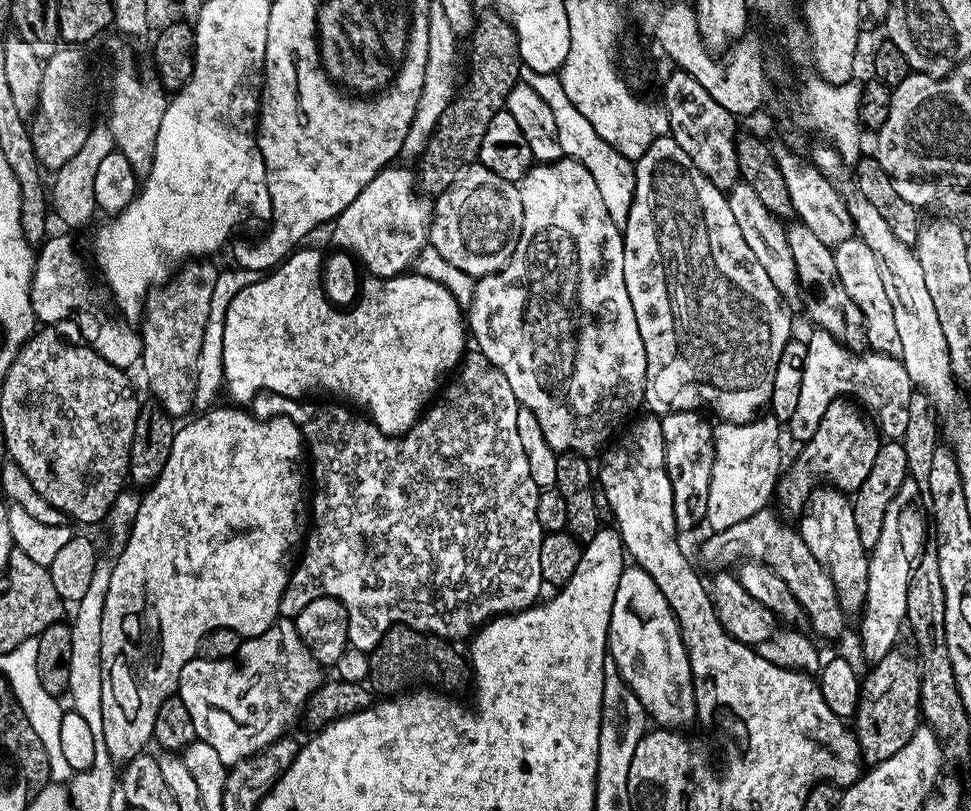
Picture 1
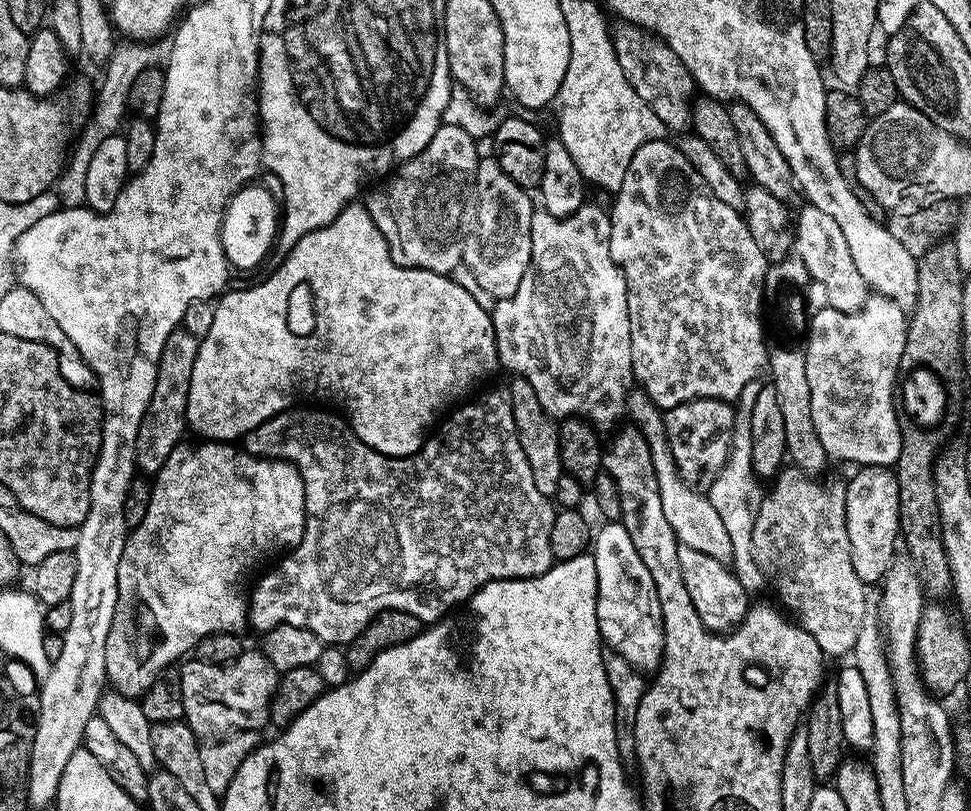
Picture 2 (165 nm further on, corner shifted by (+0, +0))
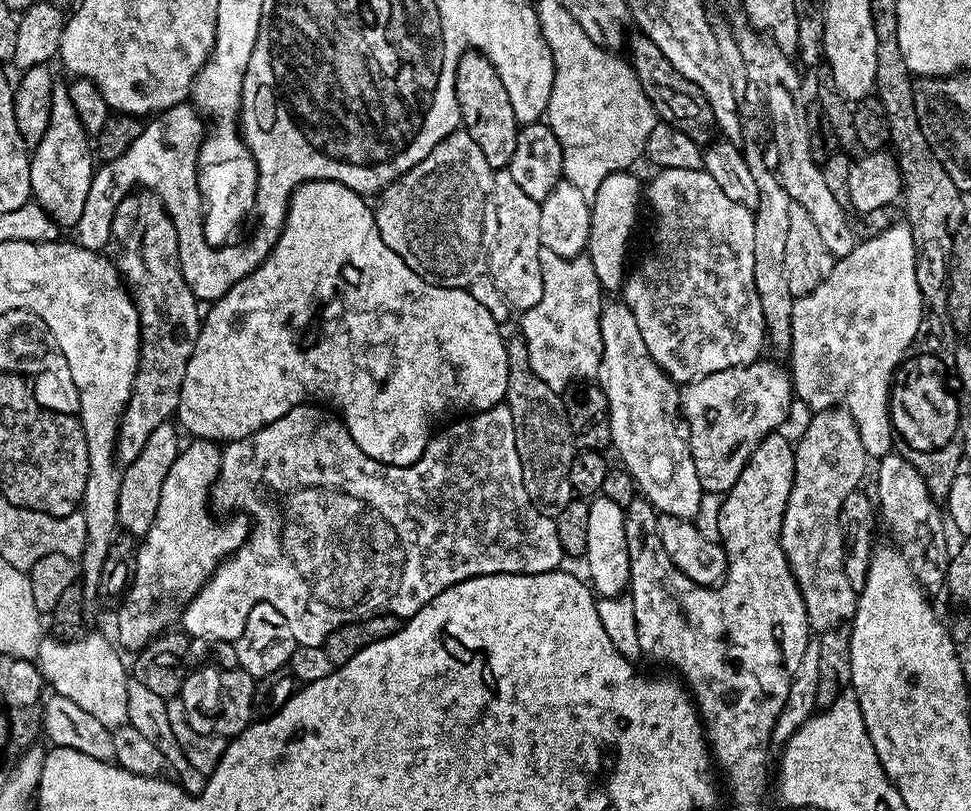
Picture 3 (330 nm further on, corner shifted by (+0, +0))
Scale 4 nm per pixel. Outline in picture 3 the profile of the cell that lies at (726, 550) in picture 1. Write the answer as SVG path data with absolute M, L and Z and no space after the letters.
M837 406L835 408L825 408L817 411L816 416L808 424L808 436L804 436L799 441L795 441L794 447L796 449L796 461L794 462L794 482L790 490L790 498L786 502L786 514L782 518L782 530L780 531L780 545L783 553L786 554L787 564L794 574L795 581L798 582L799 592L802 594L803 604L806 606L808 625L816 632L827 632L836 627L841 627L849 623L853 614L856 612L856 597L858 595L857 589L850 585L850 580L846 577L845 572L845 558L844 558L844 535L840 529L840 511L842 510L842 502L846 502L846 494L857 491L861 487L860 479L864 476L864 471L867 470L868 464L870 468L870 457L866 454L865 447L862 446L862 438L858 434L858 426L854 422L854 418L849 412L844 411L843 408Z

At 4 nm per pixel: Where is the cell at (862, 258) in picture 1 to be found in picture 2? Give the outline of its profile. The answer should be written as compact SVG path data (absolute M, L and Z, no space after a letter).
M804 206L800 212L800 217L794 220L794 252L798 259L804 263L804 268L808 271L809 277L813 281L824 284L825 301L830 302L831 307L843 312L856 312L864 304L870 289L865 284L862 274L858 274L858 266L854 266L854 258L850 258L850 246L846 246L846 238L842 235L842 229L838 227L838 222L830 218L830 214L818 210L811 206Z

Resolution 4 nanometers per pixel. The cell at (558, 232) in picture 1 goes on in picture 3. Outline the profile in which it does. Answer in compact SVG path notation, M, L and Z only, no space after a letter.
M541 247L542 298L538 306L523 309L519 335L526 342L530 366L550 390L563 393L577 382L588 382L600 375L602 362L602 289L592 260L587 254L559 256Z

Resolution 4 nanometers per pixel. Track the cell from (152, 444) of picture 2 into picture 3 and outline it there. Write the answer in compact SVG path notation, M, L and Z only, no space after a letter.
M169 422L158 426L154 434L142 446L142 454L138 458L127 461L120 474L120 489L118 490L118 518L117 525L127 535L133 538L142 538L150 530L154 516L158 514L158 500L162 498L162 484L170 474L170 466L178 458L182 447L181 433L175 423Z

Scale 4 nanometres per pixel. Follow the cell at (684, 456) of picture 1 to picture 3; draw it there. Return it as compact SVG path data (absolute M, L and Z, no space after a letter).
M767 358L755 360L753 364L743 364L730 370L710 374L701 380L683 385L680 394L680 410L686 425L688 445L694 458L694 470L698 470L698 482L704 492L727 494L738 482L738 474L752 457L752 452L769 433L781 427L784 415L794 405L794 389L787 371L784 372Z

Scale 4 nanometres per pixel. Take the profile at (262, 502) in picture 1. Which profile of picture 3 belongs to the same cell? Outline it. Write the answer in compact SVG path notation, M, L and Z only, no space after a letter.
M197 440L185 443L181 447L174 466L170 466L170 474L162 484L162 498L158 500L158 514L150 530L139 541L136 549L136 567L132 574L132 582L122 597L120 609L116 612L116 636L119 647L126 650L145 648L154 637L169 631L172 624L181 619L182 608L185 602L198 595L200 588L205 584L222 561L237 552L243 544L248 543L250 520L244 514L232 514L229 520L215 520L208 513L208 502L213 495L216 479L220 477L220 457L222 448L214 440Z

